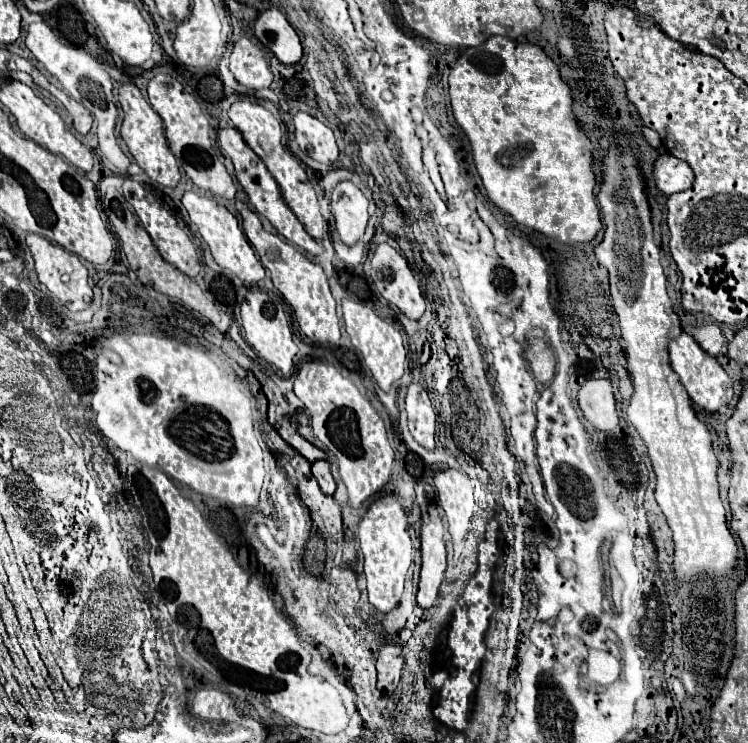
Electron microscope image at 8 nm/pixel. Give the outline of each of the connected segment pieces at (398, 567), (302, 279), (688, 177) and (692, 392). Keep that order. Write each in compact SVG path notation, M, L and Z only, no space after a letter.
M394 495L378 497L358 525L358 539L364 555L364 575L368 583L368 599L380 611L390 611L398 605L404 591L406 573L414 561L414 545L408 533L406 511Z
M236 201L236 209L242 215L244 233L250 239L252 247L256 249L262 265L270 271L274 287L284 295L284 299L294 309L296 321L302 329L302 333L312 339L314 343L336 343L340 339L340 321L336 315L336 301L330 293L328 279L318 263L308 261L300 251L296 251L292 245L282 241L278 235L272 235L264 229L262 221L254 211L250 211L242 201Z
M664 153L656 159L654 183L656 183L658 191L662 191L664 195L684 191L692 185L692 181L694 181L694 173L692 173L690 165L686 165L684 161L680 161L668 153Z
M682 333L678 335L676 339L670 341L668 345L670 349L670 361L672 361L672 369L678 373L682 385L686 387L690 399L710 411L710 413L716 413L722 405L728 405L730 399L732 399L732 379L728 377L728 373L718 365L718 361L714 357L710 357L696 341L692 335L688 333Z

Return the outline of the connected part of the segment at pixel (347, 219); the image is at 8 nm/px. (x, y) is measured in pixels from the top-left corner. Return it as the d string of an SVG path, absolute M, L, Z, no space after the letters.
M340 181L332 191L336 231L346 245L362 239L368 223L368 199L352 181Z

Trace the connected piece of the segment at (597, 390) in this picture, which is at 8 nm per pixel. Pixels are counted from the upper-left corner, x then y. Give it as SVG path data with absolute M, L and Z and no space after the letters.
M590 379L578 391L578 405L584 417L600 431L614 429L618 425L616 399L610 379Z

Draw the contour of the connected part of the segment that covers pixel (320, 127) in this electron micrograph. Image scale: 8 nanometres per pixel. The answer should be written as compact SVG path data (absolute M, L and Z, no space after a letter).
M296 113L294 115L294 135L300 149L312 157L314 161L334 165L338 159L338 145L336 137L330 127L326 127L322 121L308 113Z

